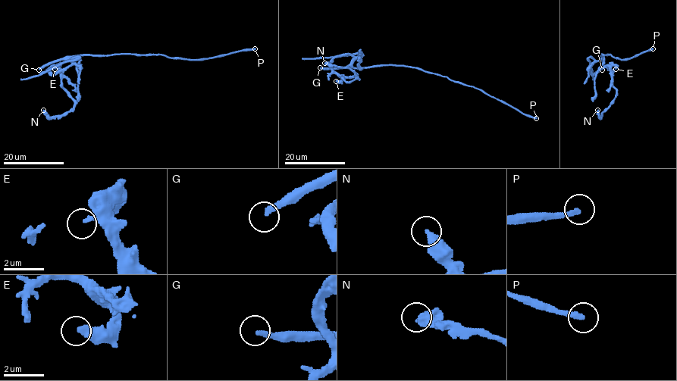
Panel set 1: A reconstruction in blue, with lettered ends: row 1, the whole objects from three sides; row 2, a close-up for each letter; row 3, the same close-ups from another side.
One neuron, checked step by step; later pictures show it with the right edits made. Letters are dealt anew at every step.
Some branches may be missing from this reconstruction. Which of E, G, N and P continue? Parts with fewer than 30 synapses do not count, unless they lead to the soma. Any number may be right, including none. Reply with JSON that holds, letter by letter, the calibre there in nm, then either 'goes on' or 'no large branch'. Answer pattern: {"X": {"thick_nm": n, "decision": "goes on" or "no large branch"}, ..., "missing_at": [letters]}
{"E": {"thick_nm": 280, "decision": "no large branch"}, "G": {"thick_nm": 240, "decision": "no large branch"}, "N": {"thick_nm": 480, "decision": "no large branch"}, "P": {"thick_nm": 240, "decision": "goes on"}, "missing_at": ["P"]}

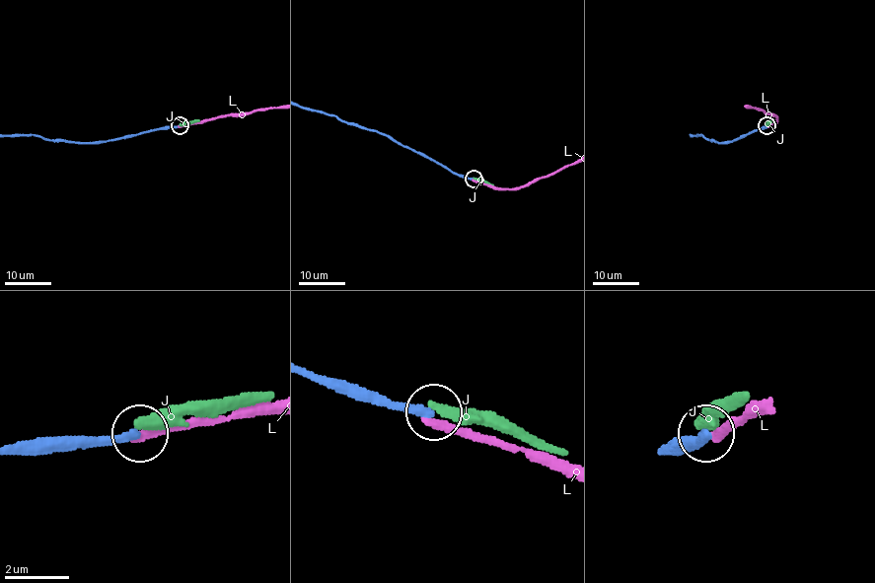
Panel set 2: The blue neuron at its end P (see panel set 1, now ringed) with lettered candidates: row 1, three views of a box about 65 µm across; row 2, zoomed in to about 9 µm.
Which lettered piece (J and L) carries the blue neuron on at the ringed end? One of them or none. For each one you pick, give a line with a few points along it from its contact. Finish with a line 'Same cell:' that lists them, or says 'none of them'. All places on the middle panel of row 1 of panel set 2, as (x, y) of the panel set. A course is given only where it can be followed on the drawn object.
Same cell: none of them

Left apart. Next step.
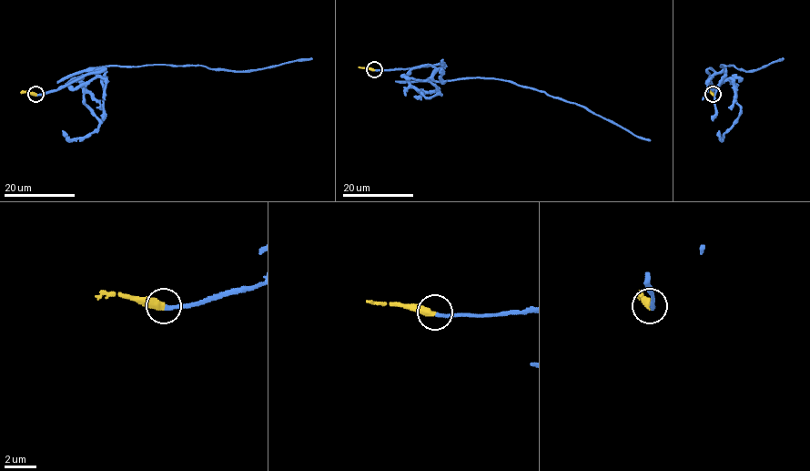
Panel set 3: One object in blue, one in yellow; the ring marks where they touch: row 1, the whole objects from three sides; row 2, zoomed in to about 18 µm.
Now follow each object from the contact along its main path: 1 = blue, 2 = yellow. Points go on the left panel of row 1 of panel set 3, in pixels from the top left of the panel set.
1: (35, 95), (56, 91), (104, 69), (95, 71), (96, 67), (202, 65), (247, 71), (311, 58)
2: (35, 95), (21, 92)

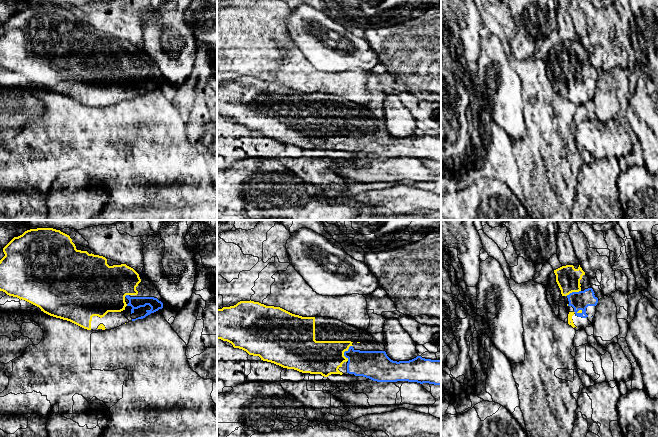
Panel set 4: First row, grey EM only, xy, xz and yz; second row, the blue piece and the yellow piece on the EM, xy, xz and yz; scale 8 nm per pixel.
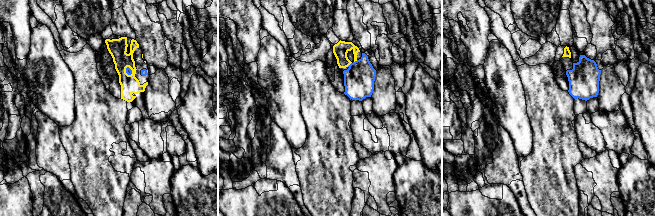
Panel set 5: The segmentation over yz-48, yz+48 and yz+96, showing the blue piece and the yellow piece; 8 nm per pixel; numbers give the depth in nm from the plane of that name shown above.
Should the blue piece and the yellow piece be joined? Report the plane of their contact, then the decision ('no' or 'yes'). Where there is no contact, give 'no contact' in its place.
contact in xz; yes

